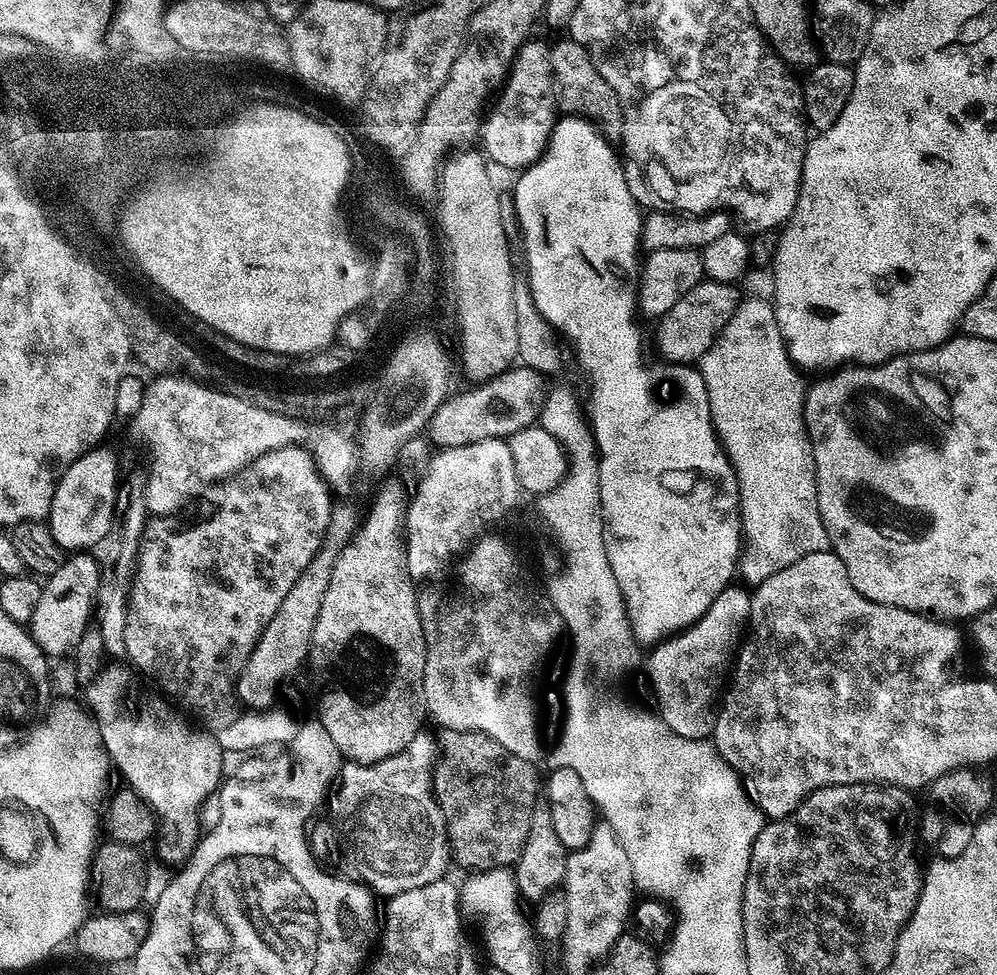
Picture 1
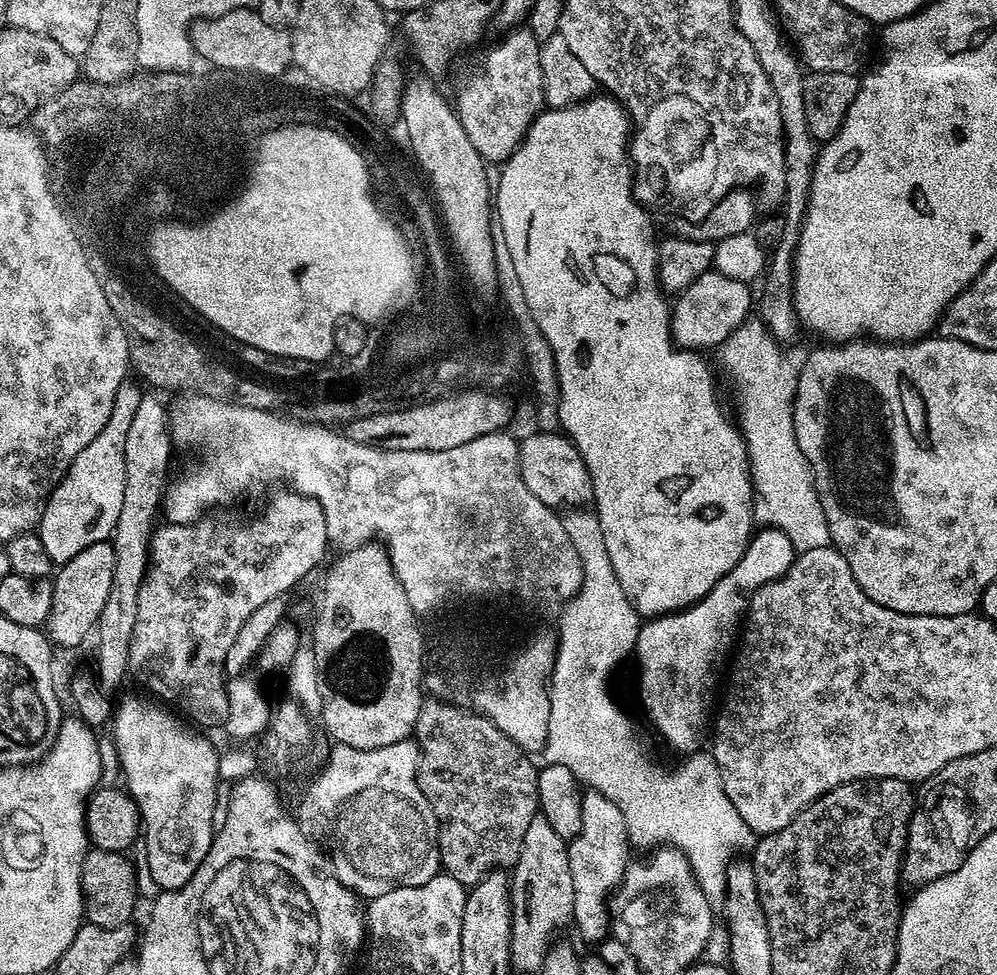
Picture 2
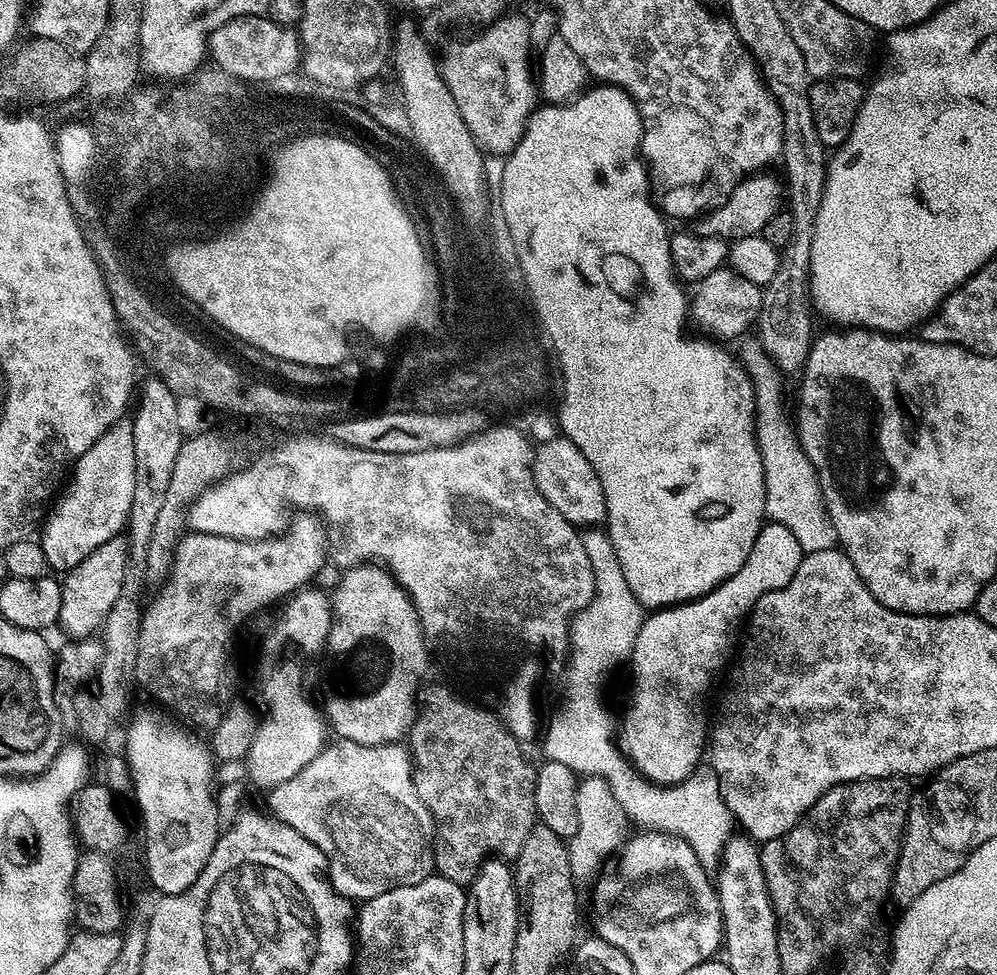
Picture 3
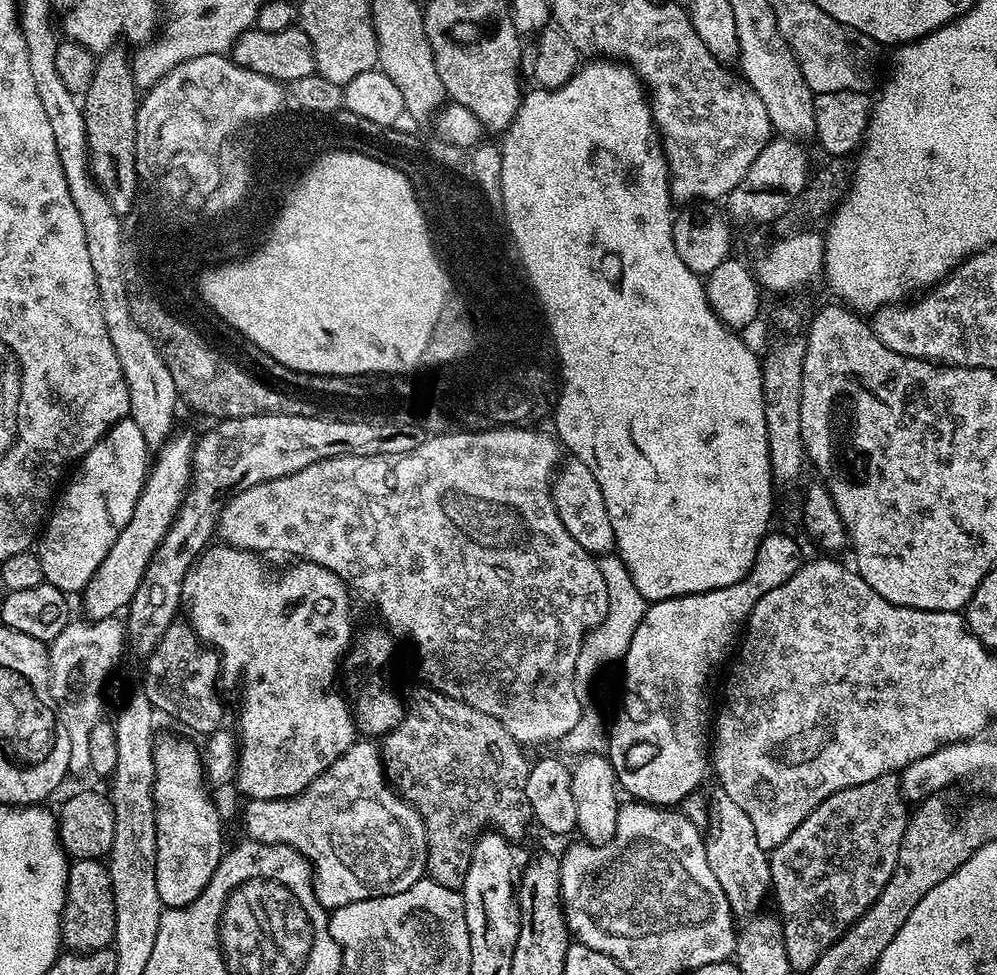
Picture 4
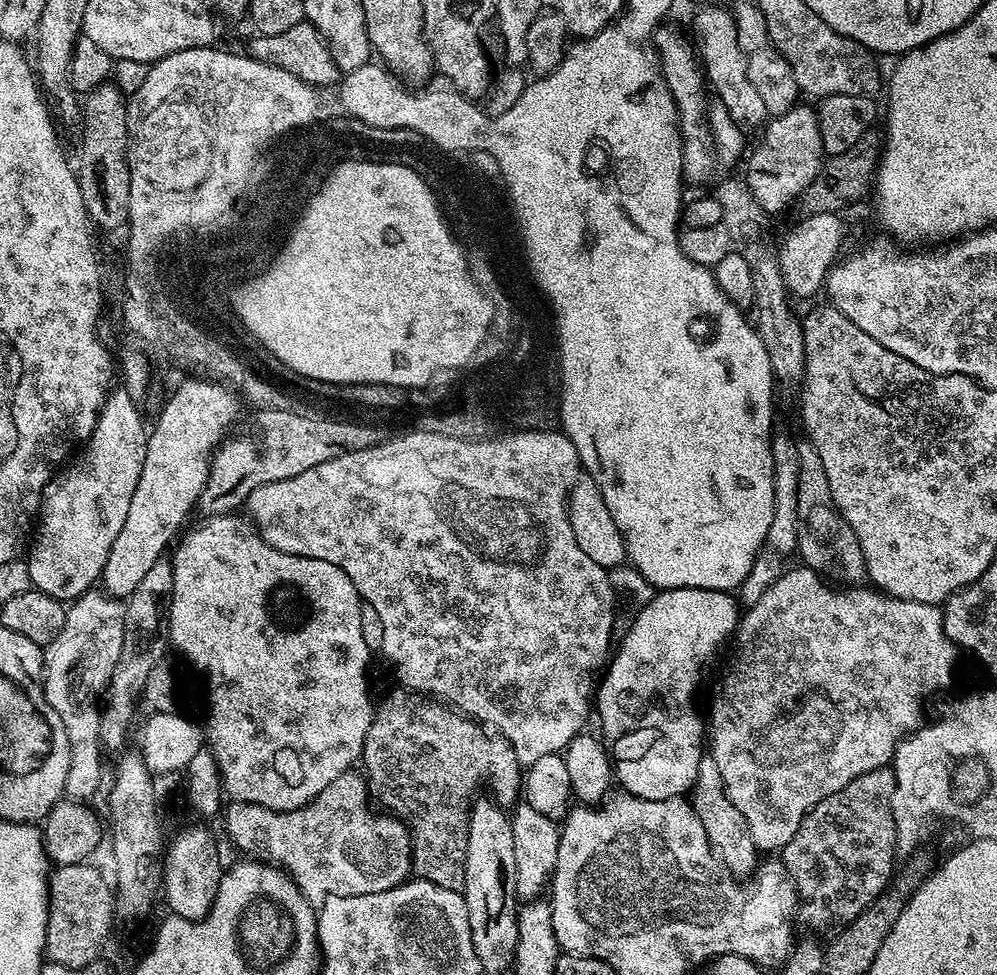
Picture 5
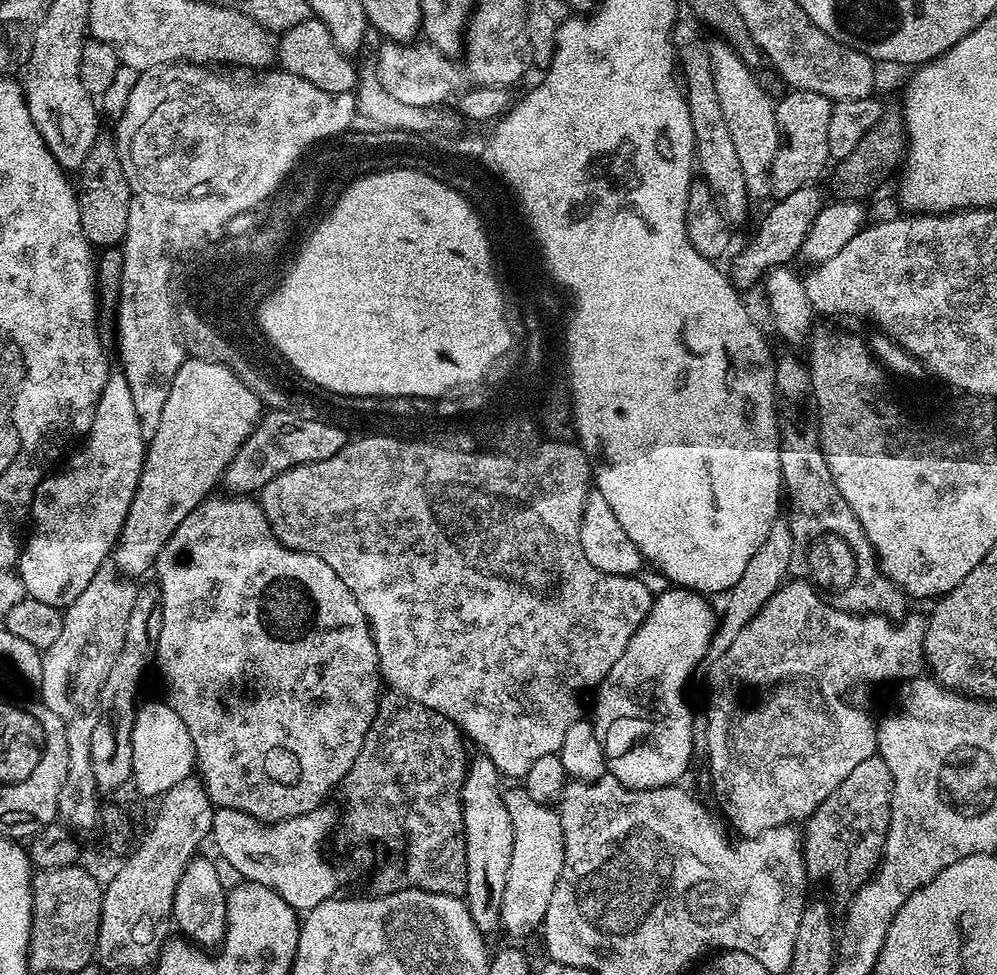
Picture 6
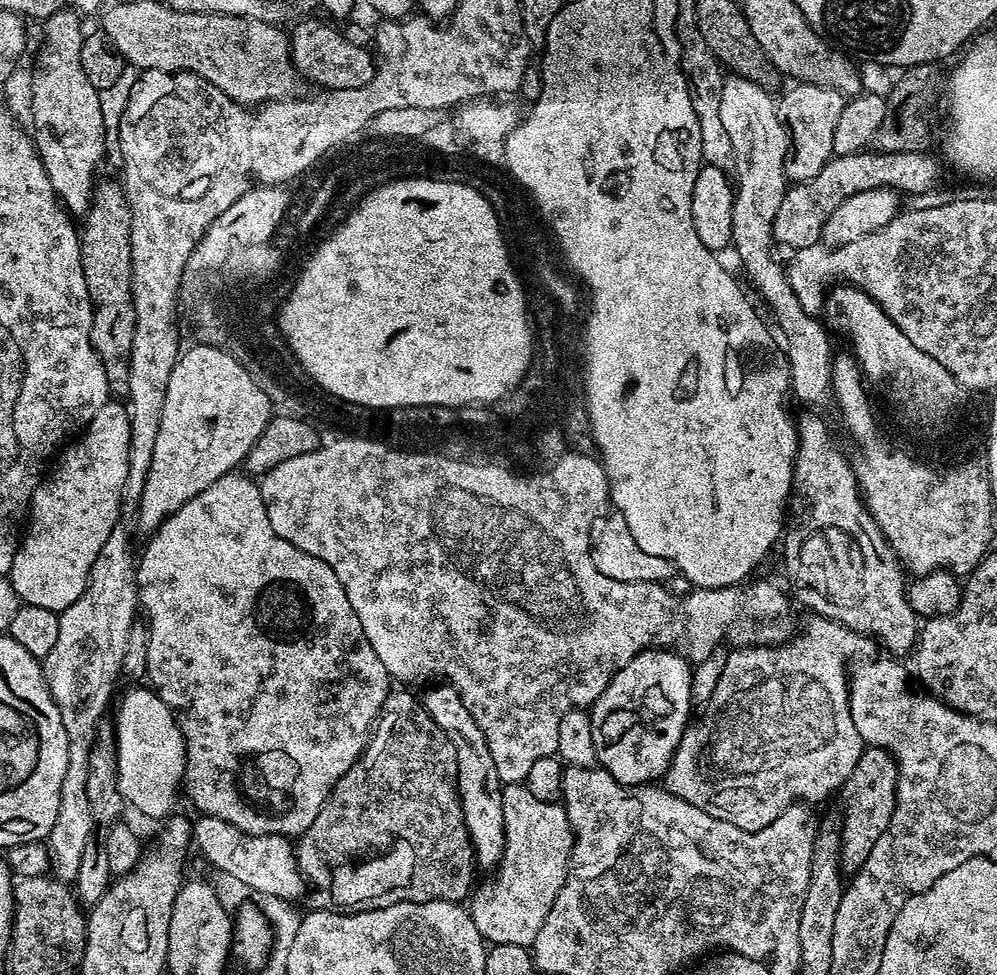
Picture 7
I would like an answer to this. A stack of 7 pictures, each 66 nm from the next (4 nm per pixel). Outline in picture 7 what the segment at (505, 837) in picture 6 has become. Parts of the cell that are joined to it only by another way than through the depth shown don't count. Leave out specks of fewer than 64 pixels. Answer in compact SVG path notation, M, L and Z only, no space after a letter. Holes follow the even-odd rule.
M440 682L437 688L429 690L422 696L424 709L442 726L442 730L454 742L456 751L456 788L460 791L460 805L464 815L464 827L470 848L476 851L475 863L481 869L495 869L504 857L504 815L502 814L502 794L504 793L498 770L494 766L494 757L490 754L490 746L486 742L486 734L474 722L474 714L466 710L462 698L456 689L447 682Z

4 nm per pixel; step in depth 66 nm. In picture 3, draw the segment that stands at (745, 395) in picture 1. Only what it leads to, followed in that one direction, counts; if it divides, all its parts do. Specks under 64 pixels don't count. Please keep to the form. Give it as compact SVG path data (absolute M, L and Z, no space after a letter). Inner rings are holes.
M770 371L765 376L756 376L756 441L760 444L762 466L764 467L764 481L766 482L766 506L764 507L767 519L774 524L786 526L794 538L804 547L805 553L818 550L830 550L837 547L836 531L824 509L824 496L820 493L820 479L810 462L810 458L800 447L795 429L784 414L780 402L779 377Z

